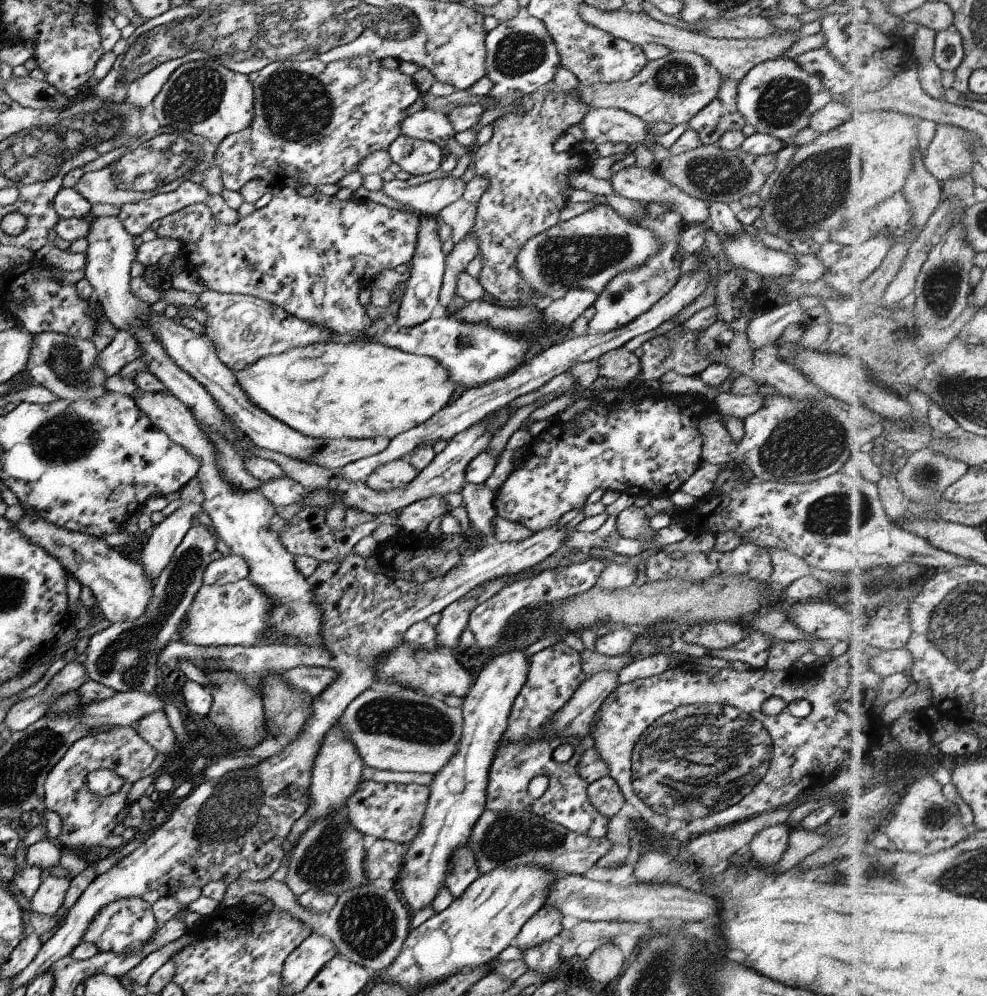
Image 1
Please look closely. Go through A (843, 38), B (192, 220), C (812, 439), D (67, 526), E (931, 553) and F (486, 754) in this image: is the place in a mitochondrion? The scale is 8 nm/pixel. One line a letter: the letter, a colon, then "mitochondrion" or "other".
A: other
B: other
C: mitochondrion
D: other
E: other
F: other

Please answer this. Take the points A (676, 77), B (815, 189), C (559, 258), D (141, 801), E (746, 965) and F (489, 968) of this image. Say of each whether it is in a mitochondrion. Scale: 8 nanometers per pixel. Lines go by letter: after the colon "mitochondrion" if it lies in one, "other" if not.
A: mitochondrion
B: mitochondrion
C: mitochondrion
D: other
E: other
F: other

